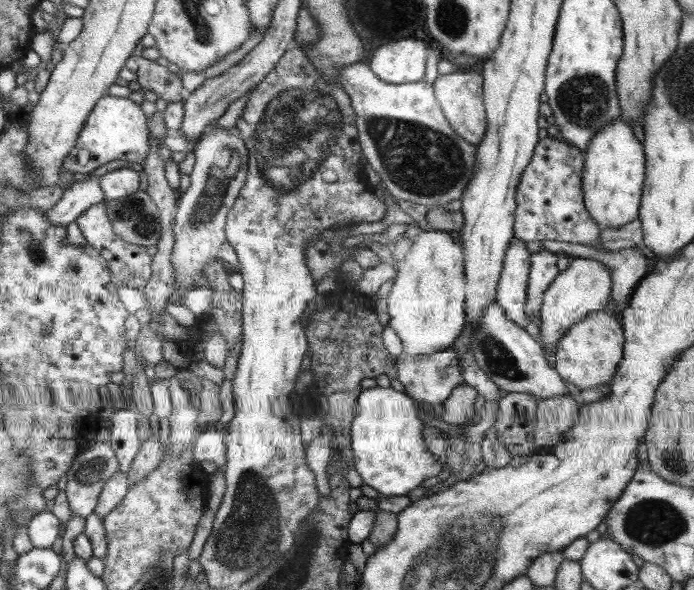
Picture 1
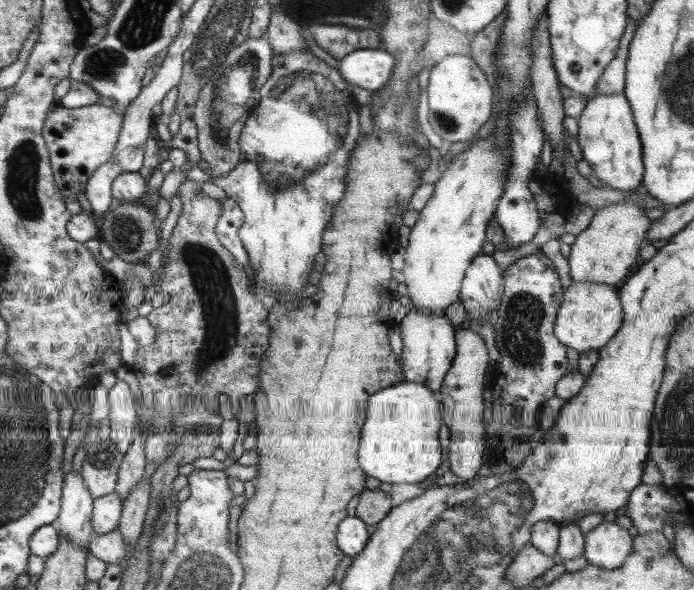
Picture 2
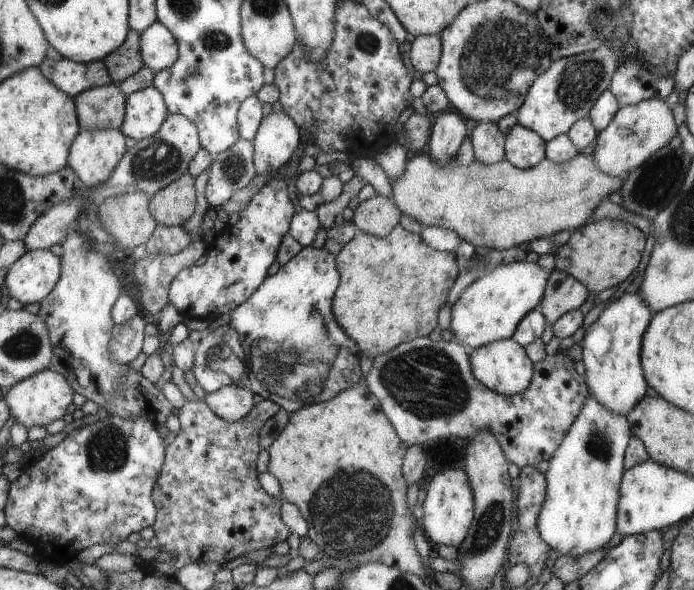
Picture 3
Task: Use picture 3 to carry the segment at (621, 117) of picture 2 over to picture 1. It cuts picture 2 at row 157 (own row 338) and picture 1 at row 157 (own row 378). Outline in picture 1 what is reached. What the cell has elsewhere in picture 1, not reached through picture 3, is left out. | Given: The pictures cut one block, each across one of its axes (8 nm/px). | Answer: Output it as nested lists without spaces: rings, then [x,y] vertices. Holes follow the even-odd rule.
[[[621,117],[596,133],[586,151],[586,168],[582,180],[587,210],[602,228],[620,228],[638,219],[642,191],[645,188],[644,172],[647,172],[647,158],[644,158],[643,144],[636,140],[632,129]]]

